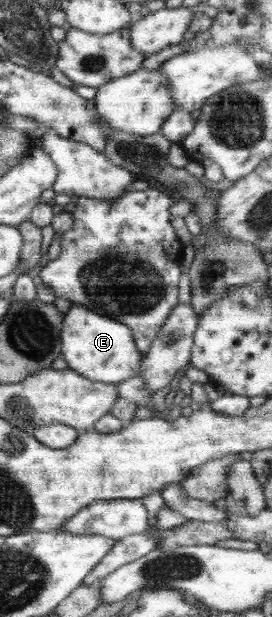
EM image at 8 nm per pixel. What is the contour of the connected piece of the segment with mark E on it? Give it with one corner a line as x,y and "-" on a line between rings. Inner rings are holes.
71,307
64,314
61,336
61,357
67,362
68,368
91,381
118,384
131,377
137,377
142,372
141,363
144,357
137,350
131,329
123,323
102,317
102,315
95,315
83,307

